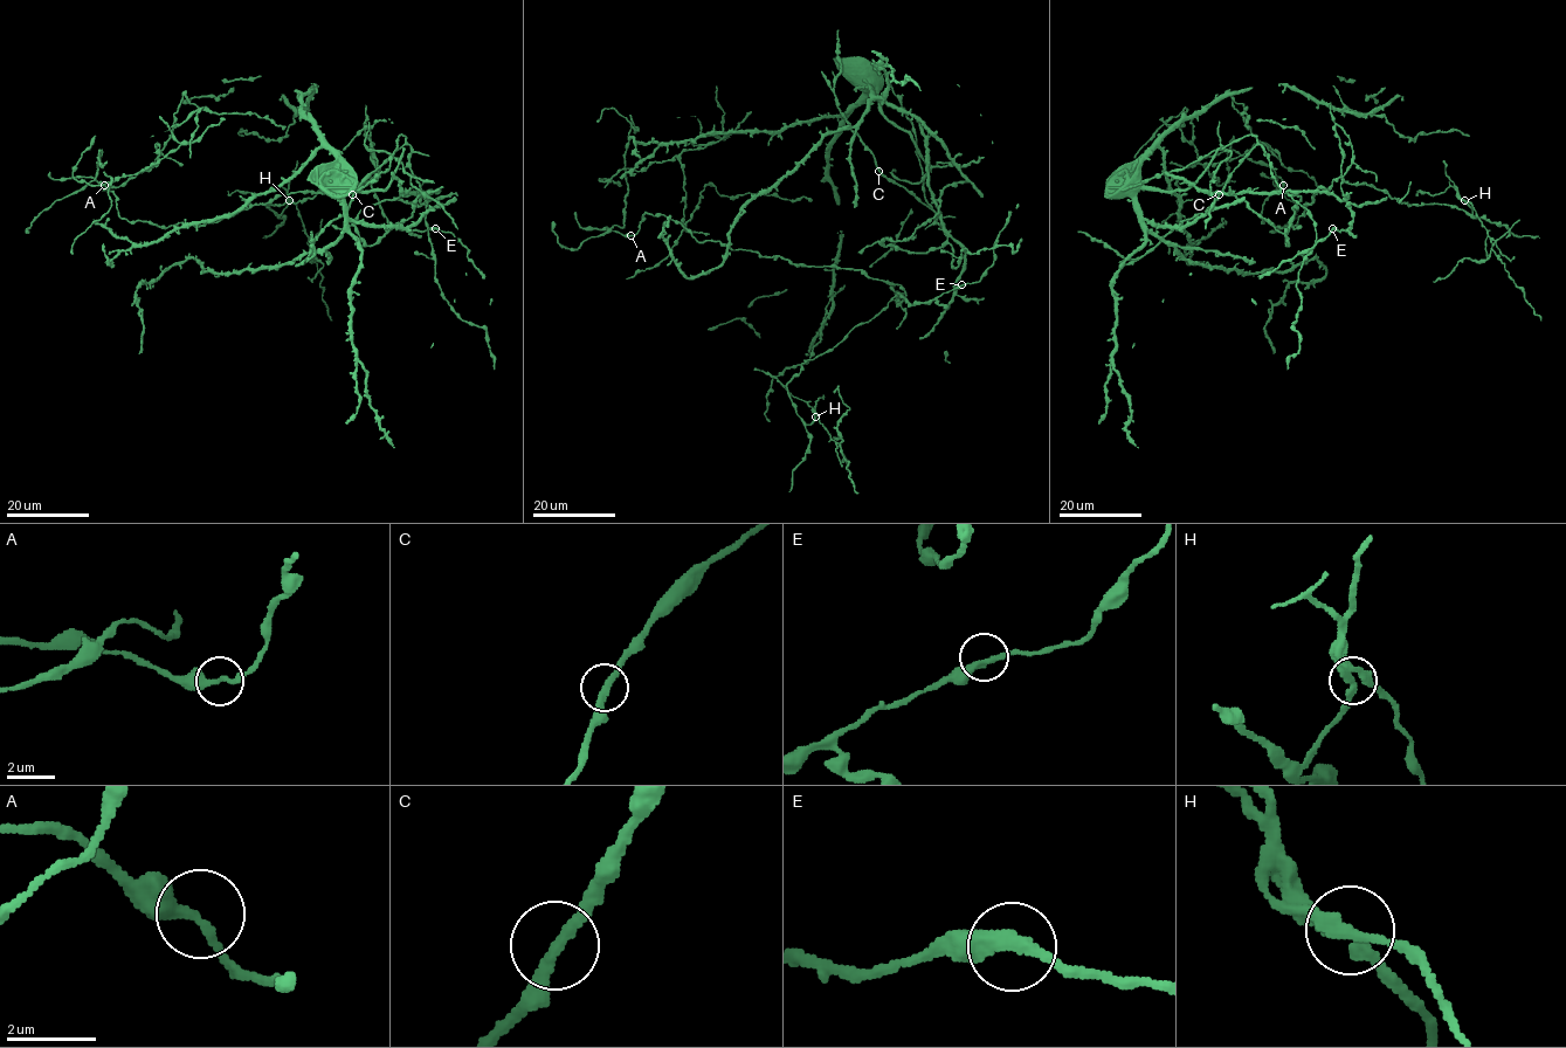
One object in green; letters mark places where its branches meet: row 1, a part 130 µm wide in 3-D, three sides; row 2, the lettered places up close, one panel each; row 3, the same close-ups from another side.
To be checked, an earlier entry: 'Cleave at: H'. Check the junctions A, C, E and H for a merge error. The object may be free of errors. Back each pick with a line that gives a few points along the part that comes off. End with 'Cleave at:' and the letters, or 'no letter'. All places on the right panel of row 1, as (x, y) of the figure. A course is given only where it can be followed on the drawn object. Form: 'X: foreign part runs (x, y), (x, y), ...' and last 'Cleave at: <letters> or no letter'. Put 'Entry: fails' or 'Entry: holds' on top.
Entry: holds
H: foreign part runs (1464, 200), (1473, 205), (1491, 248), (1540, 319)
Cleave at: H

